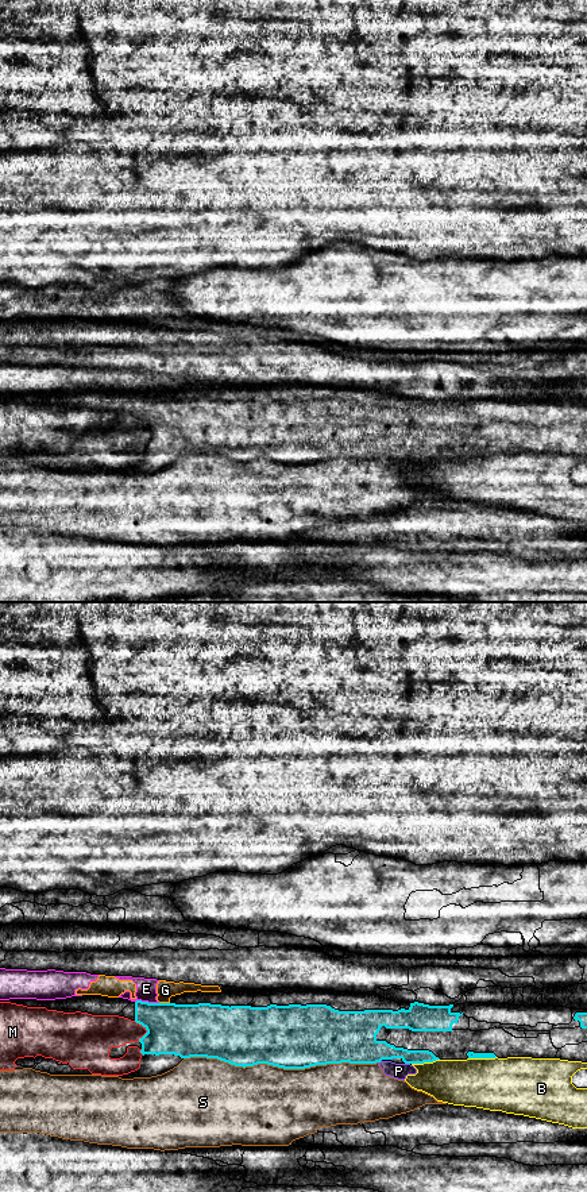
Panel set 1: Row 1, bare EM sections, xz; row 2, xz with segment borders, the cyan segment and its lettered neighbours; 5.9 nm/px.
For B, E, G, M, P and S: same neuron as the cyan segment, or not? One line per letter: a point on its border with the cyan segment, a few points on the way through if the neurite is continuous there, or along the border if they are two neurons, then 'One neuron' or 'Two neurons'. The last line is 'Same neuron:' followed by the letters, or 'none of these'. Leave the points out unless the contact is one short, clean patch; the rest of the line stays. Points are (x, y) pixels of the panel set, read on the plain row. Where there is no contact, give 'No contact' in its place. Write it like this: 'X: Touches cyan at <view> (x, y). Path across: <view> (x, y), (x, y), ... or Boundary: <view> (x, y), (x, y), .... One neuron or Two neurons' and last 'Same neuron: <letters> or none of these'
B: Touches cyan at xz (482, 452). Two neurons
E: Touches cyan at xz (147, 397). Boundary: xz (135, 396), (158, 398). Two neurons
G: Touches cyan at xz (165, 398). Boundary: xz (159, 397), (169, 398). Two neurons
M: Touches cyan at xz (146, 424). Two neurons
P: Touches cyan at xz (408, 458). Two neurons
S: Touches cyan at xz (281, 462). Two neurons
Same neuron: none of these

